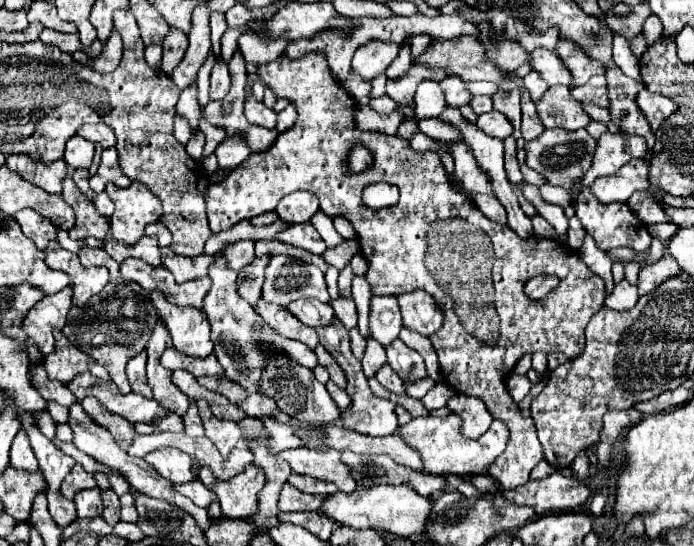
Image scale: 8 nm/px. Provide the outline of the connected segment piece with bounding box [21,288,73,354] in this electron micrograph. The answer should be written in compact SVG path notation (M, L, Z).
M65 288L63 292L45 296L29 310L21 324L27 334L27 340L37 344L43 354L51 354L55 350L53 332L65 326L65 316L71 308L71 294L71 288Z

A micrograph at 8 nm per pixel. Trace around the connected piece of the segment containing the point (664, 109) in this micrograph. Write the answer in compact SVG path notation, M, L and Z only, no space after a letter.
M643 88L637 94L637 106L641 108L641 112L647 118L653 132L661 126L661 122L665 122L677 110L677 104L673 100L661 96L661 94L651 94L647 88Z

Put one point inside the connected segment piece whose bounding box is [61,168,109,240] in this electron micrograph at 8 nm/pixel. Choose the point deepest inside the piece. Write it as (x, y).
(89, 222)

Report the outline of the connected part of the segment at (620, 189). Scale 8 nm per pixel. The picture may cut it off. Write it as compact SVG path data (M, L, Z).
M629 160L629 164L621 166L615 174L597 178L591 190L601 202L627 202L633 192L649 190L647 170L649 164L643 160Z

